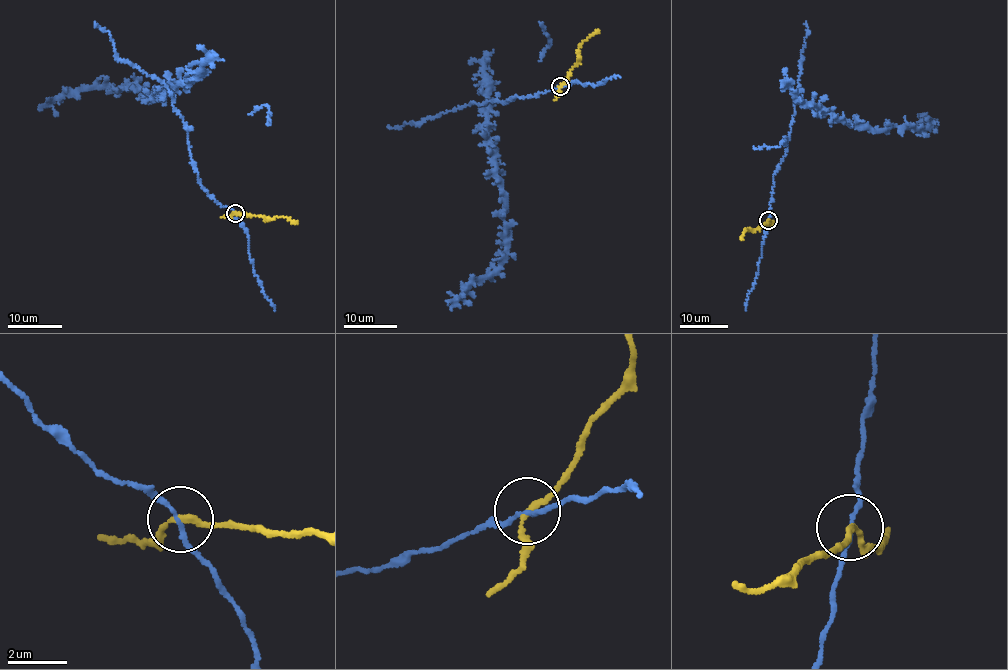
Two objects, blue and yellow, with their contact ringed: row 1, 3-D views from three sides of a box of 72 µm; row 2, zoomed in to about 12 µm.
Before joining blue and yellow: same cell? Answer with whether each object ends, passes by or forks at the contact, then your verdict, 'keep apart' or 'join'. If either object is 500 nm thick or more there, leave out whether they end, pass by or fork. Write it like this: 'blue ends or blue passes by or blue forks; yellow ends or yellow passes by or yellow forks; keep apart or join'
blue passes by; yellow passes by; keep apart

